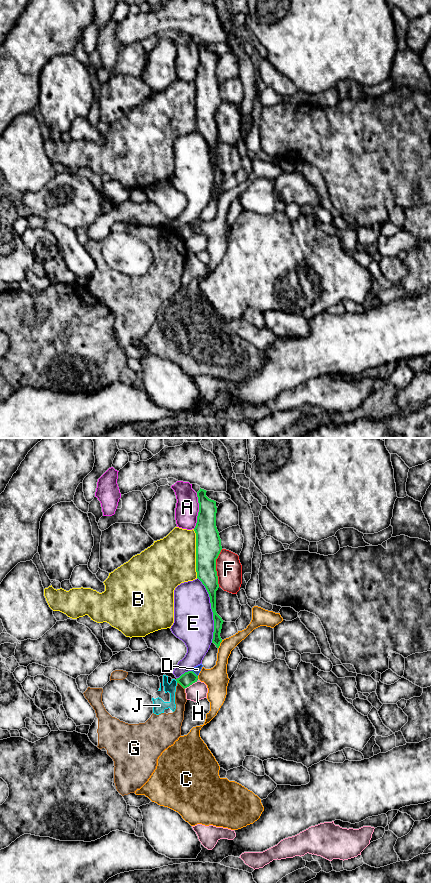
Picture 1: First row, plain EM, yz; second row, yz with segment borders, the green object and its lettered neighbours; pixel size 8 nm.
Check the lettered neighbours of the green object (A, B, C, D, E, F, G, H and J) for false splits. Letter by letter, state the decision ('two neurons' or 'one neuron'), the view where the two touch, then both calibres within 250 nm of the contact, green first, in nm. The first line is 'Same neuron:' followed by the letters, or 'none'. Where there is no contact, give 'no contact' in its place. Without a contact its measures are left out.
Same neuron: none
A: two neurons; meets green in yz; 190 nm thick on the green side, 190 nm on the other
B: two neurons; meets green in yz; 200 nm thick on the green side, 380 nm on the other
C: two neurons; meets green in yz; 70 nm thick on the green side, 150 nm on the other
D: two neurons; meets green in yz; 110 nm thick on the green side, 60 nm on the other
E: two neurons; meets green in yz; 140 nm thick on the green side, 320 nm on the other
F: two neurons; meets green in yz; 200 nm thick on the green side, 200 nm on the other
G: two neurons; meets green in yz; 110 nm thick on the green side, 100 nm on the other
H: two neurons; meets green in yz; 110 nm thick on the green side, 140 nm on the other
J: two neurons; meets green in yz; 110 nm thick on the green side, 100 nm on the other

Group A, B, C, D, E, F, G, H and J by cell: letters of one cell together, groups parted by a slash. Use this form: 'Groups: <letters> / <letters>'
Groups: A / B / C / D / E / F / G J / H

